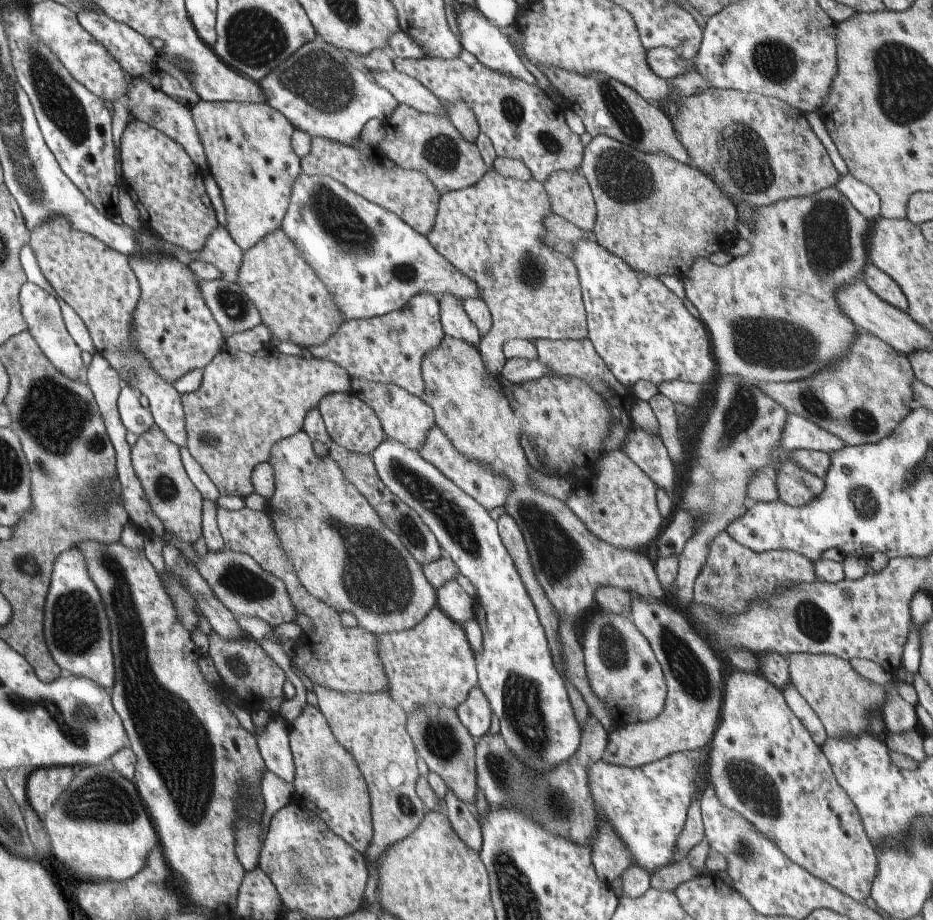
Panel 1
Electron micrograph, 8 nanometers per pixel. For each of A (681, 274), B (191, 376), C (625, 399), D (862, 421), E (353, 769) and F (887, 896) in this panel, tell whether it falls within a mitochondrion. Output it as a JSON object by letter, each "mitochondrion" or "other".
{"A":"other","B":"other","C":"other","D":"mitochondrion","E":"other","F":"other"}

